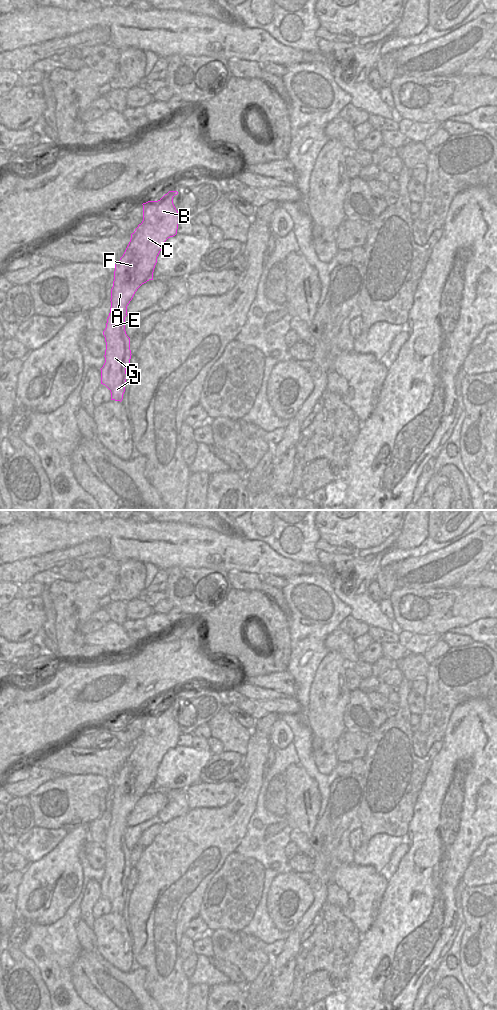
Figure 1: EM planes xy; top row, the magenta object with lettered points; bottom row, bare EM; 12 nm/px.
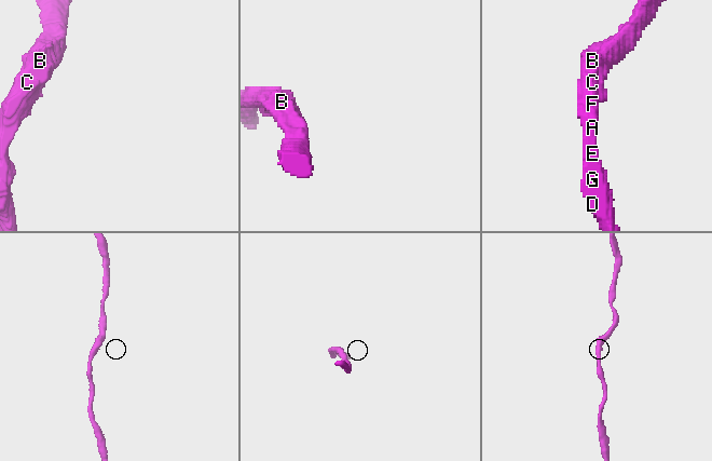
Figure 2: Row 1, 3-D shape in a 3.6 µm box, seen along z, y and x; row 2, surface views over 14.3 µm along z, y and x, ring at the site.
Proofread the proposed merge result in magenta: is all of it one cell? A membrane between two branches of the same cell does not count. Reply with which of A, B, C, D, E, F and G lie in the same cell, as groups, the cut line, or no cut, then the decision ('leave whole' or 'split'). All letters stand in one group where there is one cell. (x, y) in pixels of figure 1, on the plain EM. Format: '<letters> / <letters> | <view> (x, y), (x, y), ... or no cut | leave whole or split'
A B C D E F G | no cut | leave whole

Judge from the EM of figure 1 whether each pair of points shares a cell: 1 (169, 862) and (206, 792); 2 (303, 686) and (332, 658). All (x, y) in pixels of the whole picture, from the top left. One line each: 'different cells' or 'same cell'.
1: different cells
2: different cells

